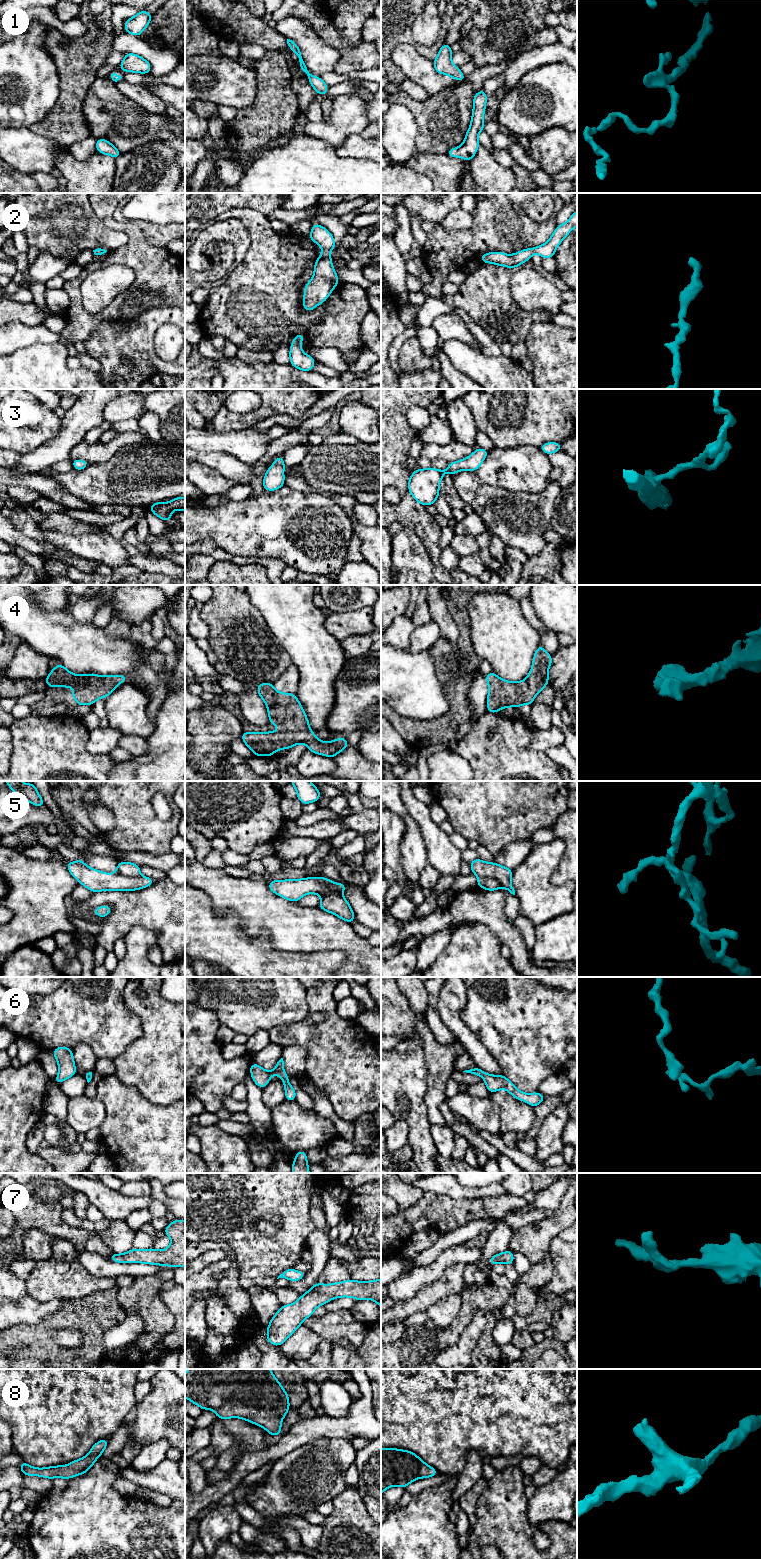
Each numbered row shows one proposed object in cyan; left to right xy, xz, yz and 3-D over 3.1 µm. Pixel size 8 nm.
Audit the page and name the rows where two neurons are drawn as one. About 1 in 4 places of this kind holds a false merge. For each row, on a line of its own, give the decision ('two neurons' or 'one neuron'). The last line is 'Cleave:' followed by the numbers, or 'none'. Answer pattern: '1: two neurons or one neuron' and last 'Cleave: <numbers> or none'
1: one neuron
2: one neuron
3: one neuron
4: one neuron
5: two neurons
6: one neuron
7: one neuron
8: one neuron
Cleave: 5

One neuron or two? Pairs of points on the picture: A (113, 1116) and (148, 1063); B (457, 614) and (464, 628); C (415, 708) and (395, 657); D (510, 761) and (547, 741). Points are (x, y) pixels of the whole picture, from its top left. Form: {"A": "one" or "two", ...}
{"A": "two", "B": "one", "C": "one", "D": "two"}

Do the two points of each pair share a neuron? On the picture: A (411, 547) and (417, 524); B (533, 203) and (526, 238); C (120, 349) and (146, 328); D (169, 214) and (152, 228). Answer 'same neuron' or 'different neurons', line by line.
A: different neurons
B: different neurons
C: same neuron
D: different neurons

